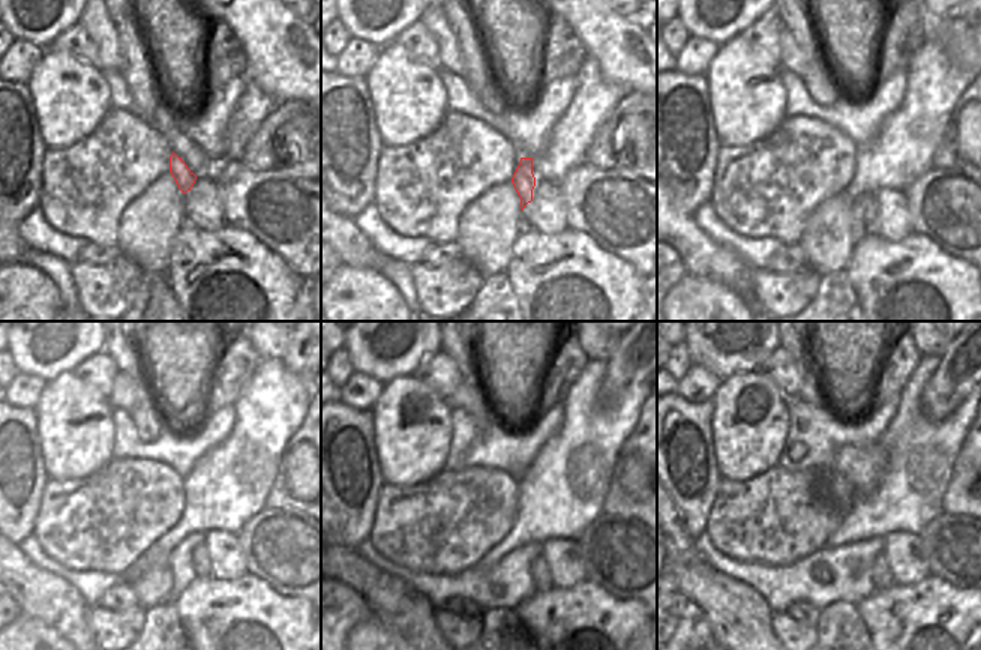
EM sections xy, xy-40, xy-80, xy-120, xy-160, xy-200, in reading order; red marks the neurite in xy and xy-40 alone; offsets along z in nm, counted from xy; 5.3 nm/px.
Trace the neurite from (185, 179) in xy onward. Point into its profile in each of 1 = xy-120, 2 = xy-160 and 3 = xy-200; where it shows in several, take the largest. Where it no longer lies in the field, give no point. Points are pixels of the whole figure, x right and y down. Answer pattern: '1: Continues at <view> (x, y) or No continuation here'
1: Continues at xy-120 (201, 563)
2: Continues at xy-160 (539, 569)
3: Continues at xy-200 (881, 575).

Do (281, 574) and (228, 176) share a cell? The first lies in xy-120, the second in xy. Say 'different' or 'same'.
same

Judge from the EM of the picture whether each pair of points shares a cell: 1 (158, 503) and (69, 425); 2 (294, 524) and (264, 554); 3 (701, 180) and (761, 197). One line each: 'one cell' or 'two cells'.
1: two cells
2: one cell
3: two cells

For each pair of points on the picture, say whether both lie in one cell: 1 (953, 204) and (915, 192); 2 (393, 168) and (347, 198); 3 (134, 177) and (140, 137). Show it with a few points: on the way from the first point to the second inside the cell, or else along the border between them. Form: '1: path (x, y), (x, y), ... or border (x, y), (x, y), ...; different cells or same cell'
1: path (944, 204), (924, 195); same cell
2: border (383, 146), (378, 155), (377, 191), (372, 201); different cells
3: path (134, 167), (134, 147); same cell

